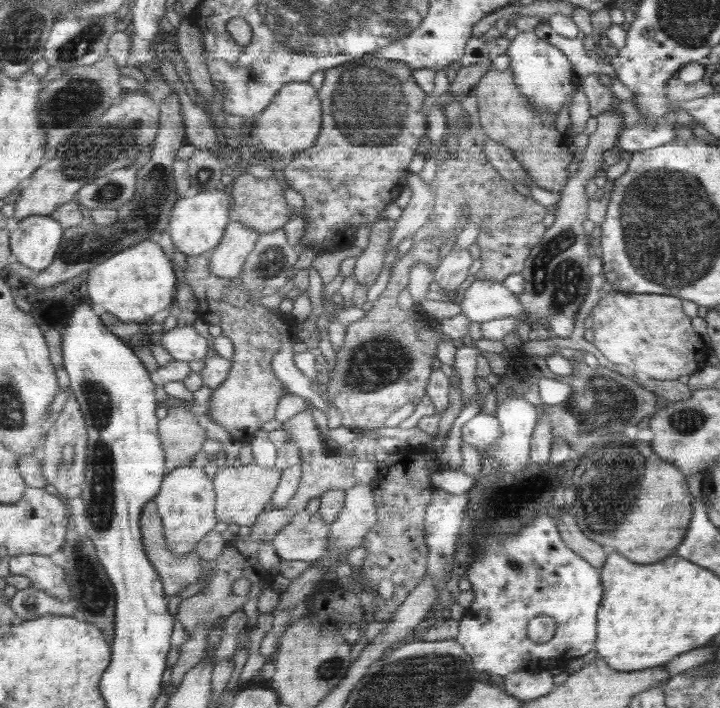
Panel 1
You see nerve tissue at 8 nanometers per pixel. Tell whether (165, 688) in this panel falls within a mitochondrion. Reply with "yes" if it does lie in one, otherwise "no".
no

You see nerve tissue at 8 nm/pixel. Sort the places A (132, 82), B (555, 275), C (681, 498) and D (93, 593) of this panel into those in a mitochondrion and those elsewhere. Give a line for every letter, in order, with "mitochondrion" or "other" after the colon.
A: other
B: mitochondrion
C: other
D: mitochondrion

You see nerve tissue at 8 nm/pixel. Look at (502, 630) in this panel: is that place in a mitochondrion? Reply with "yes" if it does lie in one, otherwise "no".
no

